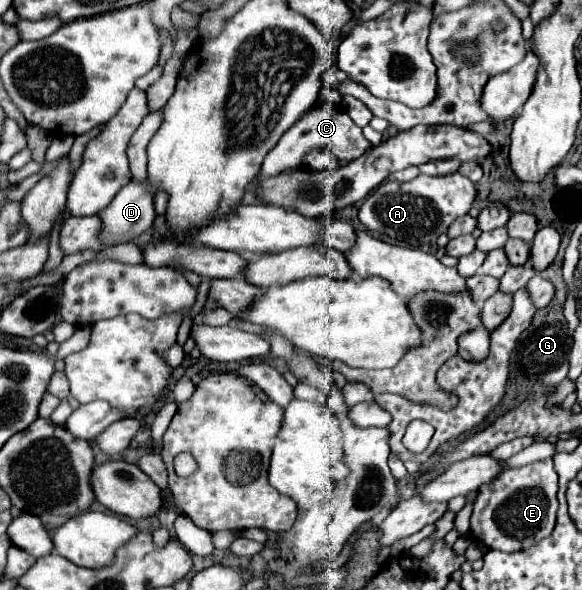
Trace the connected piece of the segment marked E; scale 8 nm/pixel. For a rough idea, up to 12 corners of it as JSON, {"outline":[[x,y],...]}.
{"outline":[[551,459],[479,489],[471,537],[523,551],[553,531]]}

